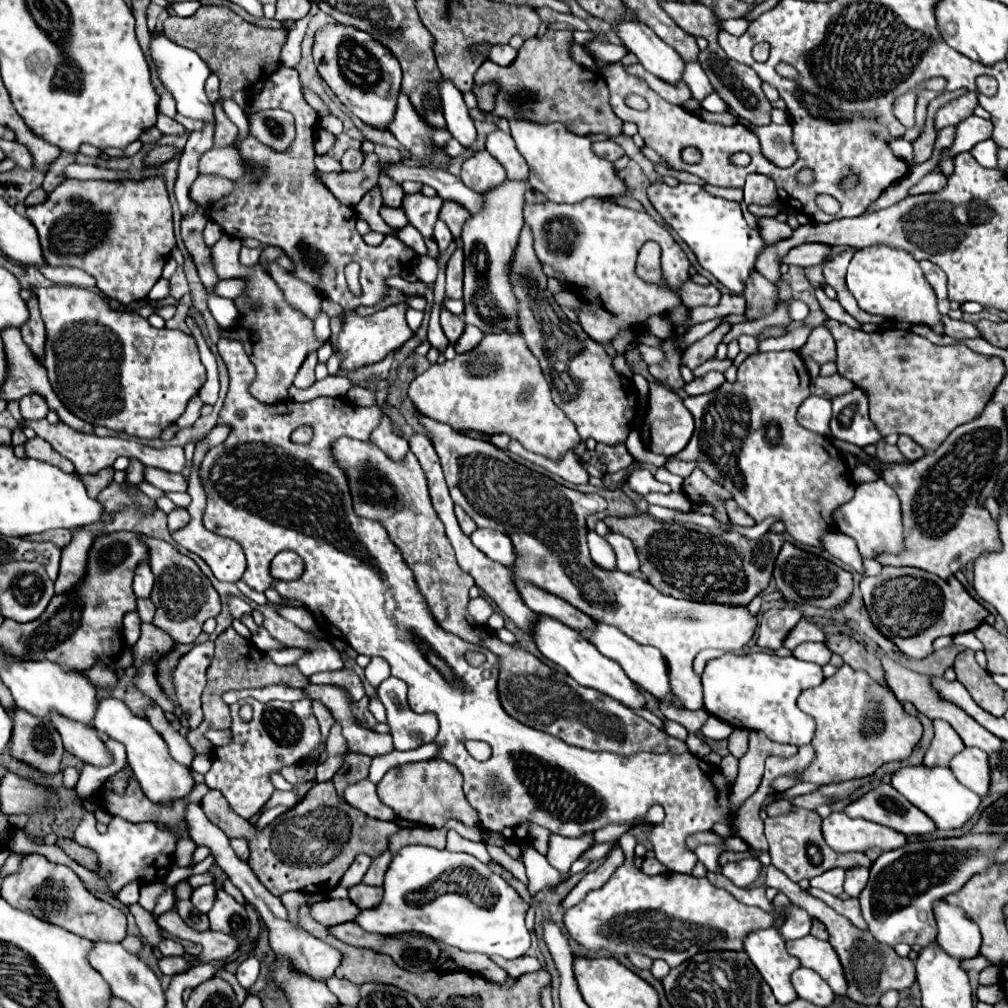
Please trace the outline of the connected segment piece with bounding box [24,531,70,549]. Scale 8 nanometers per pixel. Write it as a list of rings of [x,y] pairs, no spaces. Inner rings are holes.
[[[46,531],[42,535],[30,535],[24,539],[32,539],[32,541],[52,541],[56,547],[66,547],[70,543],[70,531]]]

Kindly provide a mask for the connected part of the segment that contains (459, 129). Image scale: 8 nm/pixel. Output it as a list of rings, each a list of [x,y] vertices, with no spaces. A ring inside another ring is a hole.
[[[448,79],[440,83],[440,93],[442,93],[442,109],[448,123],[448,131],[464,147],[470,147],[476,141],[476,127],[468,113],[462,93]]]

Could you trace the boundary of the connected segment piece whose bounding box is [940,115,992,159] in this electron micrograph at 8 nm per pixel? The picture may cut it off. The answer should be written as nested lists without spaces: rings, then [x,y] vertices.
[[[972,115],[964,123],[958,125],[958,133],[956,133],[954,145],[950,147],[950,151],[944,151],[940,155],[940,159],[942,157],[954,157],[956,153],[968,151],[968,149],[972,149],[974,143],[990,139],[990,137],[992,137],[992,123],[986,121],[986,119],[980,119],[980,117]]]

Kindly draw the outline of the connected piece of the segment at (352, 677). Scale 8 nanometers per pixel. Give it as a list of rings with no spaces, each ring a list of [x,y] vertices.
[[[352,669],[344,671],[330,671],[330,673],[316,673],[309,677],[311,684],[315,685],[340,685],[350,691],[354,701],[360,701],[364,697],[364,687],[360,677]]]

